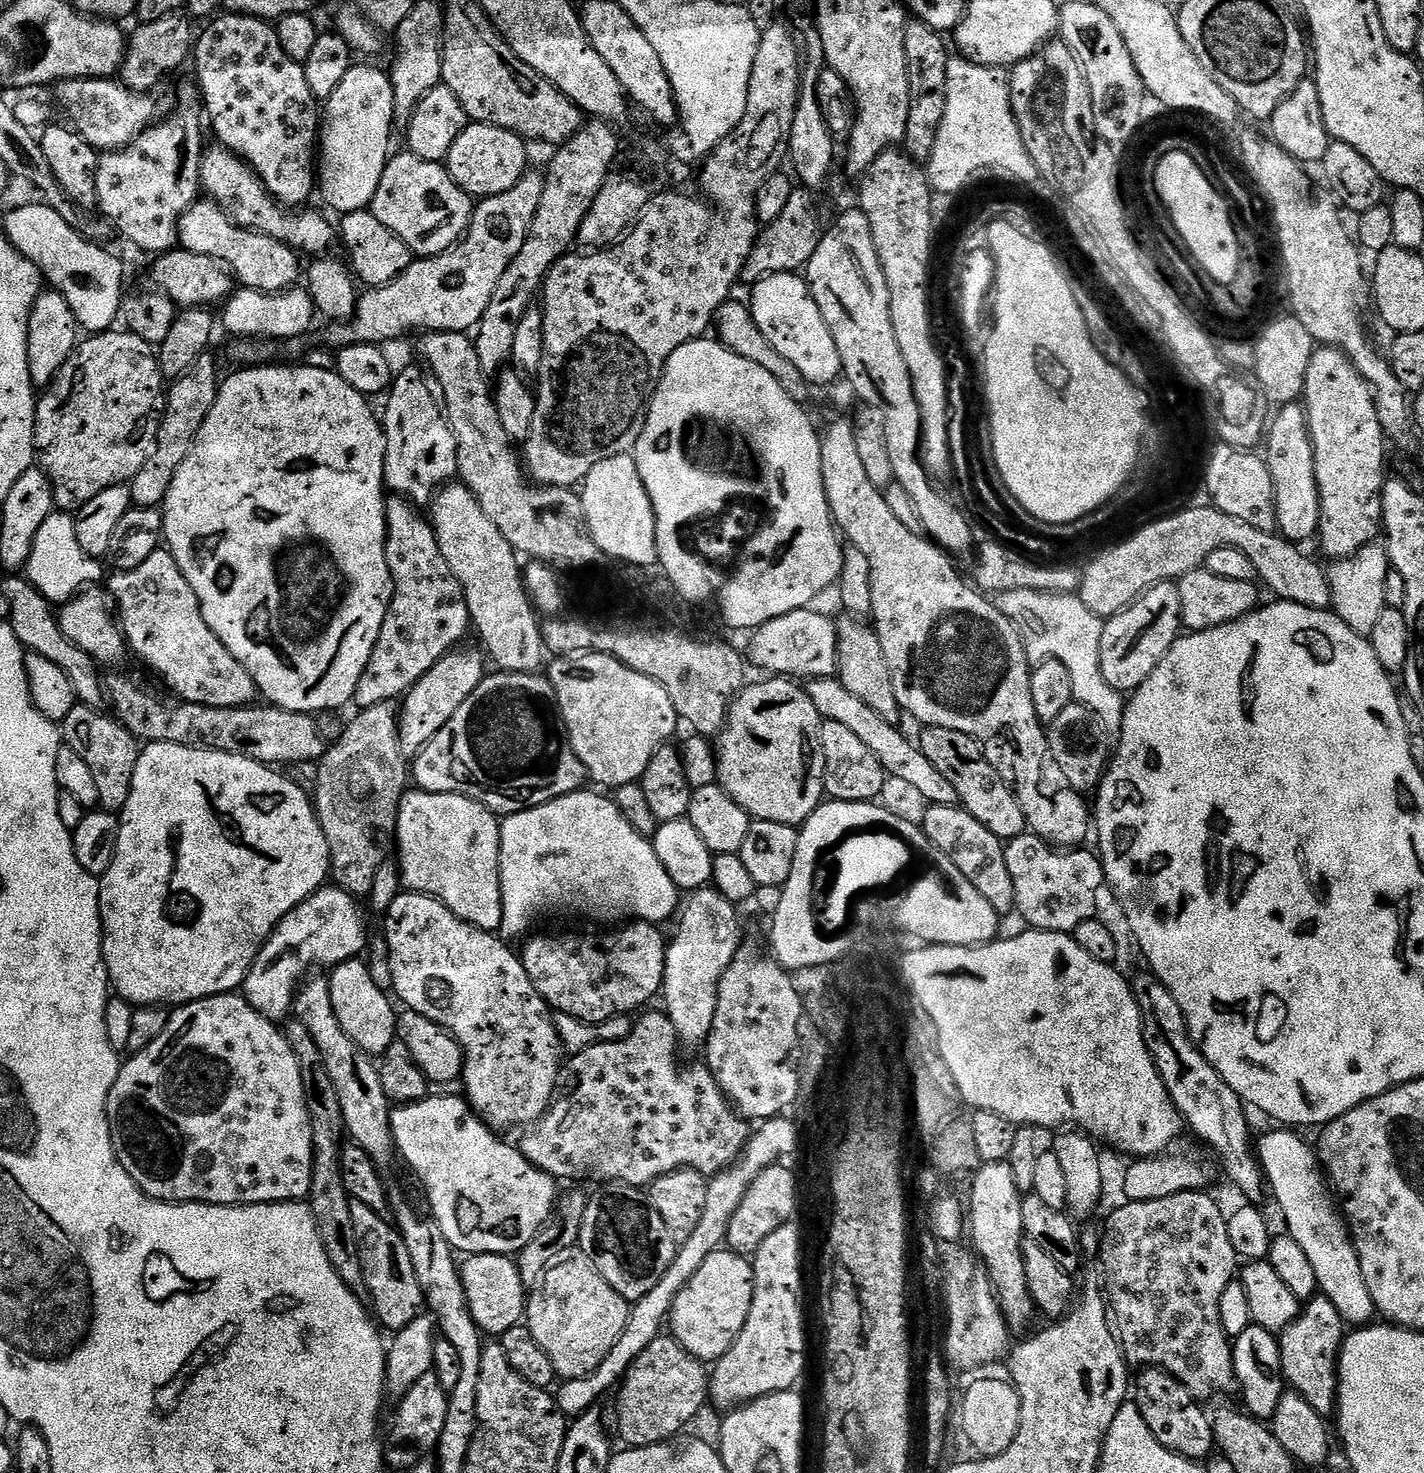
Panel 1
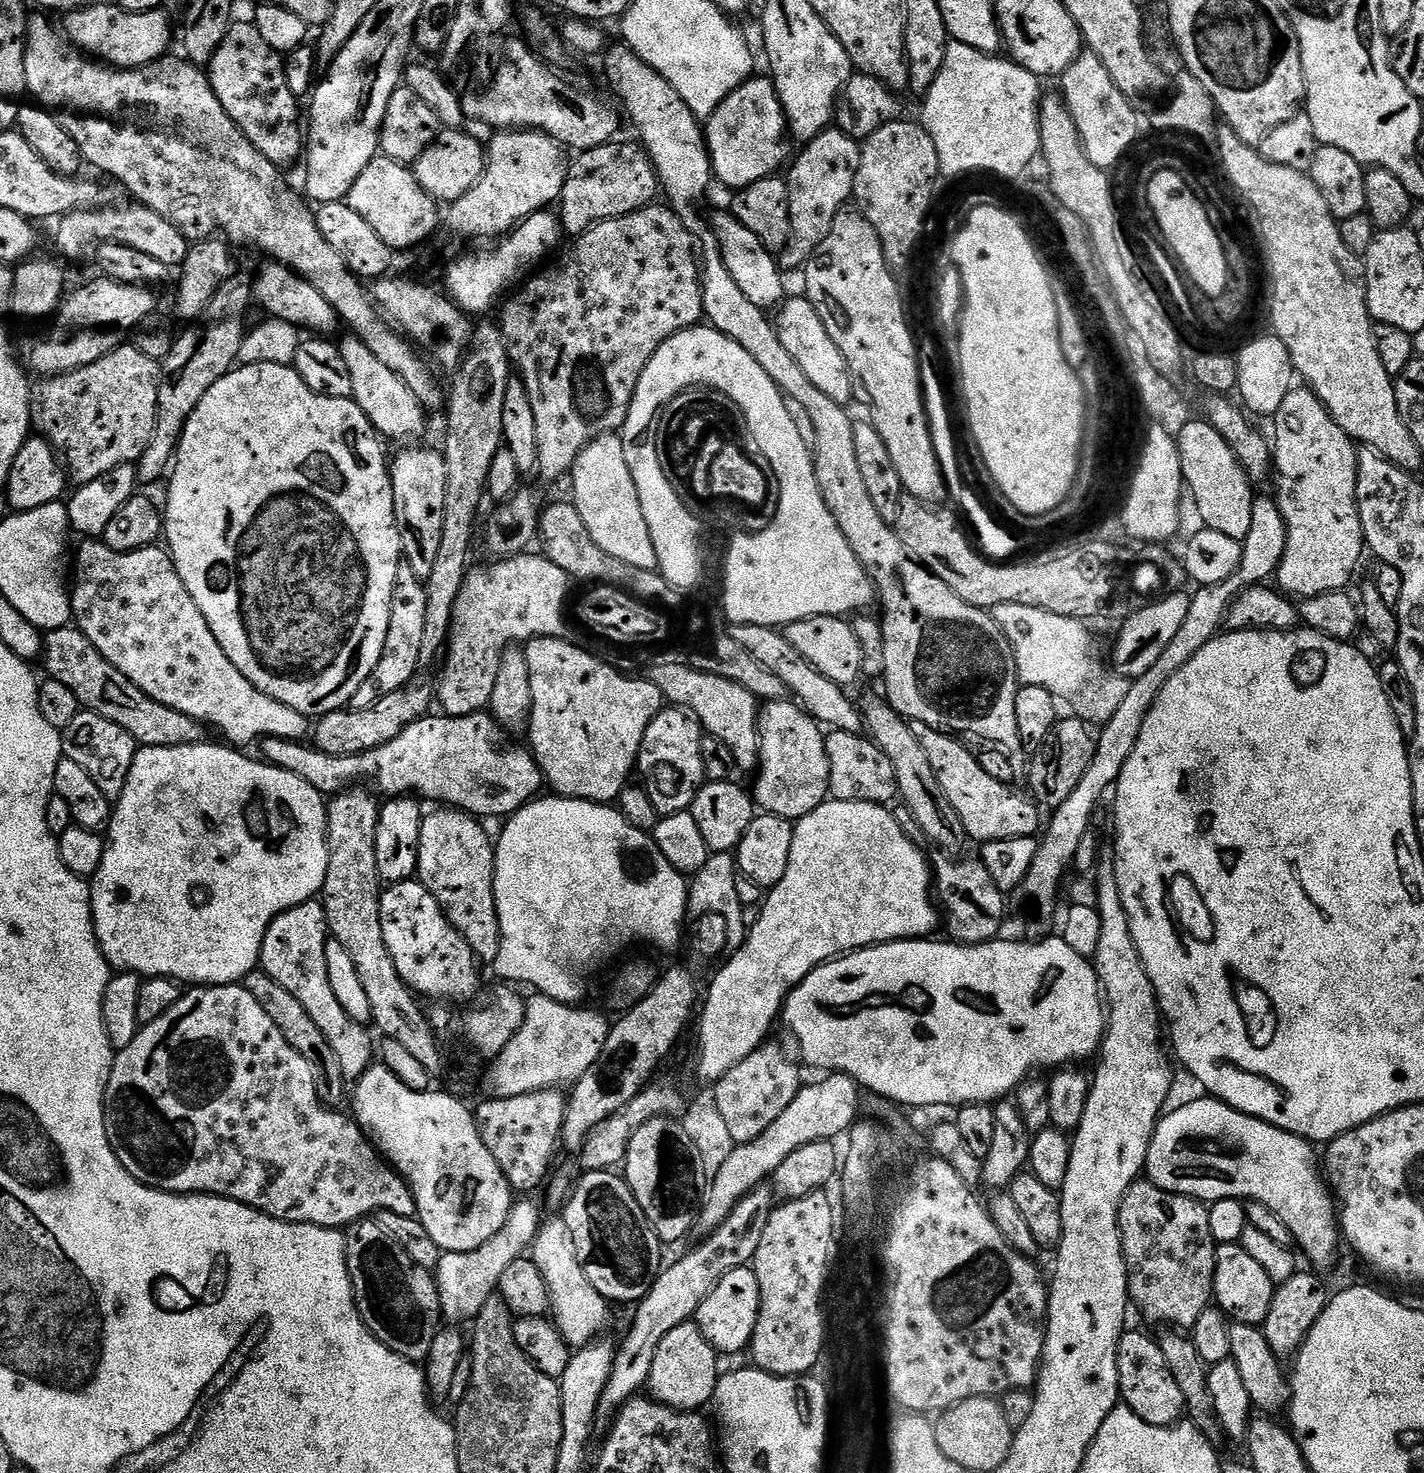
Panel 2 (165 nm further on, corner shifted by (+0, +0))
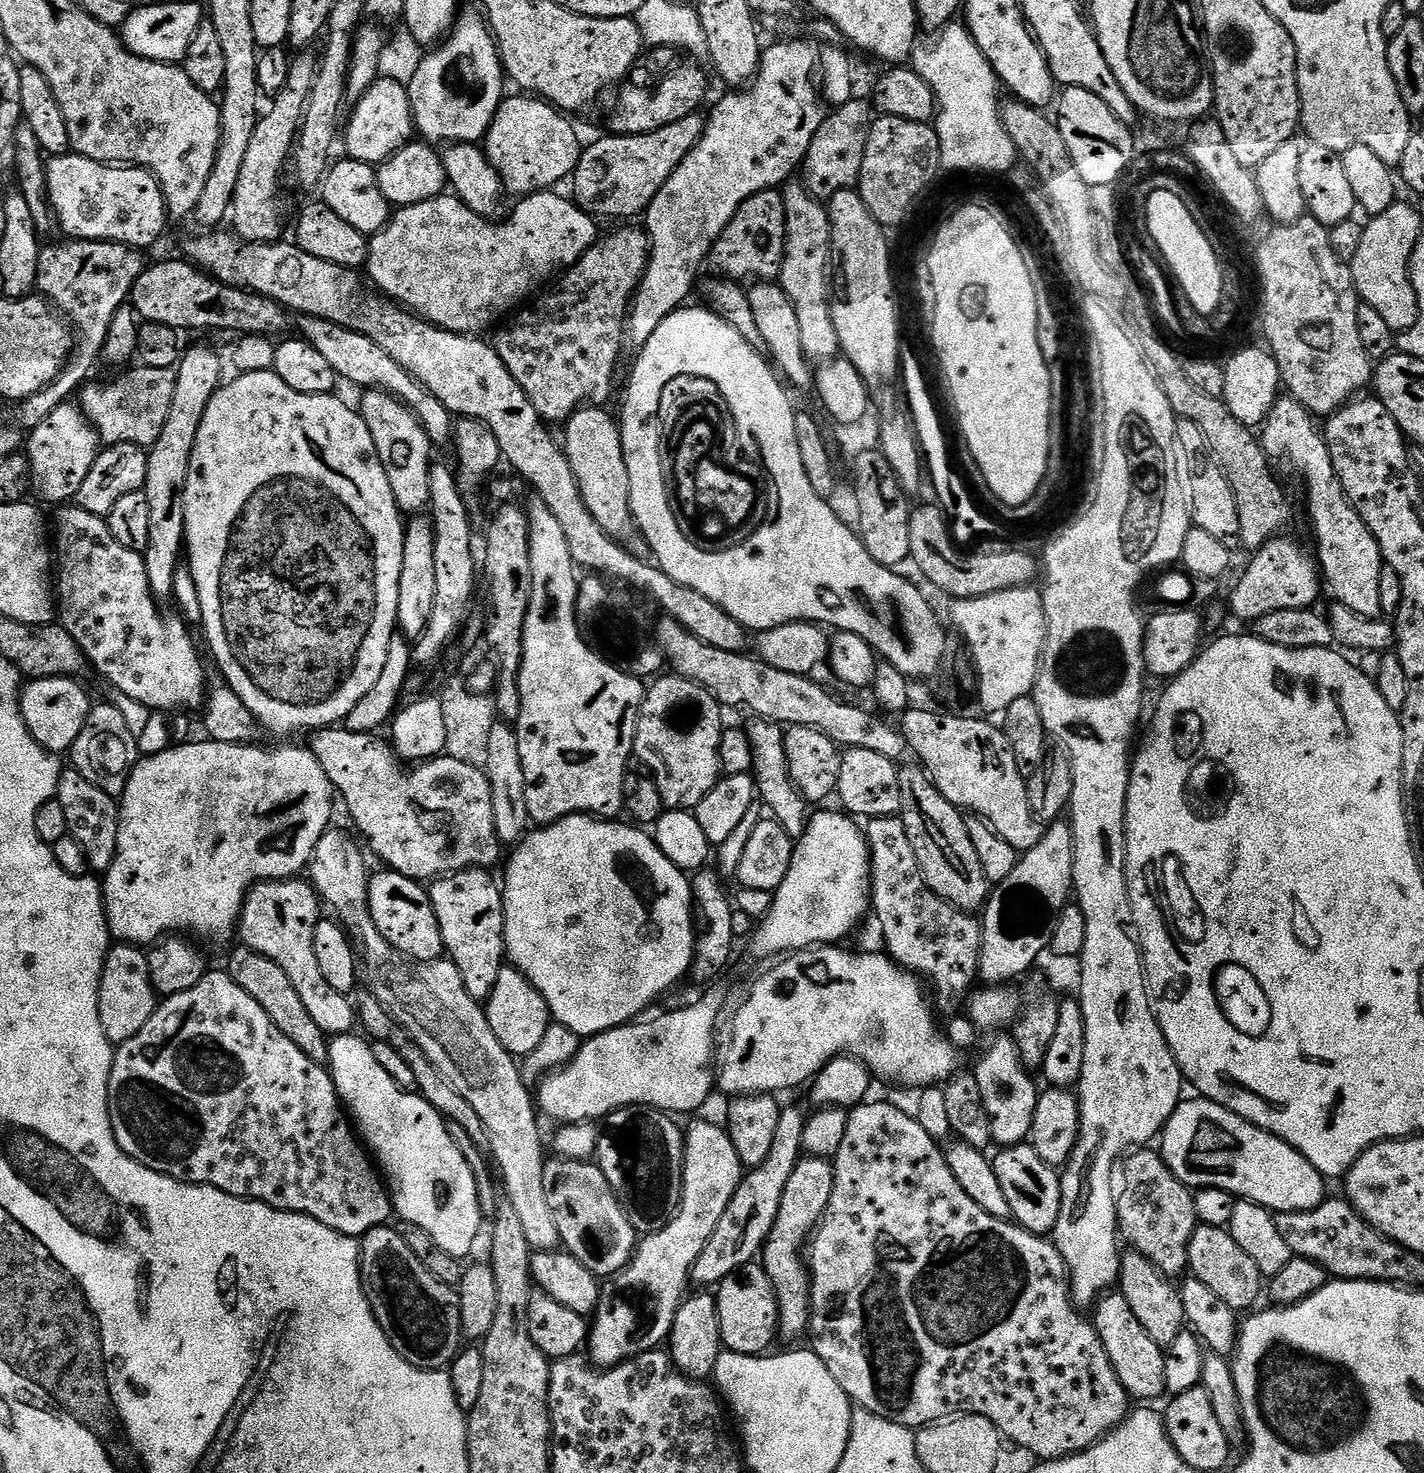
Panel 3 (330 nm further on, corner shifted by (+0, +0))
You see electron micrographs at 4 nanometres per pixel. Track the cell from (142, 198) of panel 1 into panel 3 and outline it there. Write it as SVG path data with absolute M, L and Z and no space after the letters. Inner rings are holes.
M71 238L65 239L63 242L65 244L52 244L49 248L48 245L41 247L36 286L39 295L51 301L67 317L78 335L74 340L72 355L69 356L64 369L60 371L60 377L28 400L19 401L20 421L18 424L24 430L38 426L38 422L44 421L53 410L58 410L58 406L69 403L70 398L75 397L80 389L89 383L91 376L88 375L91 374L96 359L100 360L104 355L104 344L107 342L107 335L110 334L115 311L130 300L132 288L146 267L145 253L139 248L130 247L128 244L114 244L110 240L73 240Z

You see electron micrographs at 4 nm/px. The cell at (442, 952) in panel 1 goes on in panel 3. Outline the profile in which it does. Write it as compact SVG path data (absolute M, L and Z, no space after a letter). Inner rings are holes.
M380 870L371 877L368 882L368 913L372 916L372 921L376 929L404 956L409 956L411 960L438 960L445 955L444 939L442 930L438 926L438 914L434 914L434 906L429 889L421 881L411 880L402 874L391 870Z

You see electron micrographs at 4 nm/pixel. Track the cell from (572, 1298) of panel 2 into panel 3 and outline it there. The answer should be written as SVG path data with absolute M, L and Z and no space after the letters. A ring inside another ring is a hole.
M329 827L320 839L312 855L312 863L306 869L312 887L316 889L321 901L327 907L329 904L337 912L335 915L358 945L358 960L362 965L363 983L364 980L368 983L367 991L375 996L378 1002L382 1002L382 1006L388 1009L389 1014L407 1030L416 1045L423 1050L426 1058L434 1066L438 1066L438 1070L448 1079L450 1086L454 1086L454 1090L458 1090L458 1094L466 1098L470 1106L474 1106L478 1118L482 1118L482 1126L486 1126L488 1131L488 1148L490 1156L491 1152L493 1156L491 1159L494 1164L496 1159L498 1176L504 1179L503 1195L518 1213L526 1234L526 1242L530 1242L532 1249L538 1252L559 1249L561 1243L558 1222L554 1222L554 1214L550 1211L548 1187L544 1178L546 1140L540 1137L540 1124L536 1121L538 1108L534 1103L533 1093L532 1096L528 1093L529 1085L517 1057L509 1053L496 1037L496 1032L490 1030L487 1011L482 1007L481 1001L470 998L462 982L462 974L458 974L458 966L454 966L447 958L411 960L409 956L402 955L397 948L390 946L386 938L382 938L382 934L374 926L371 914L368 913L370 871L368 872L367 866L364 865L364 856L360 853L359 846L352 841L353 833L343 832L336 827Z

